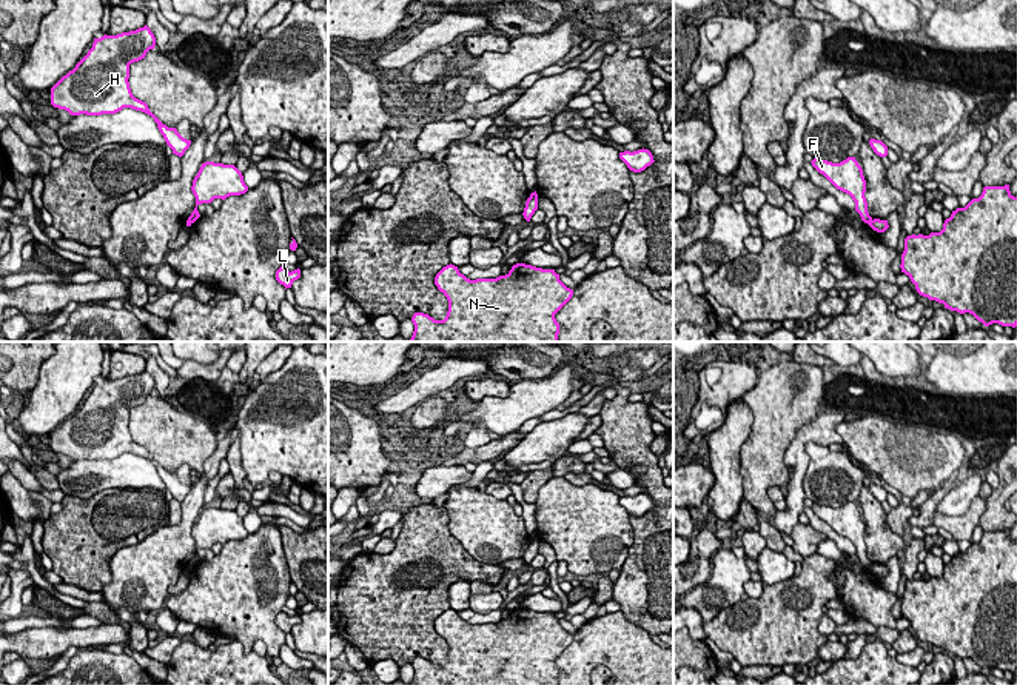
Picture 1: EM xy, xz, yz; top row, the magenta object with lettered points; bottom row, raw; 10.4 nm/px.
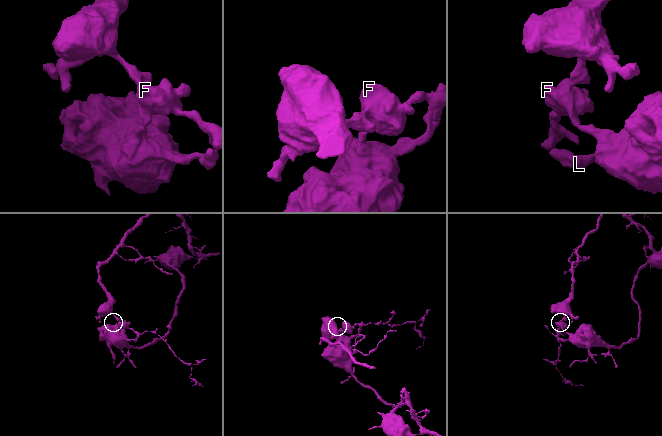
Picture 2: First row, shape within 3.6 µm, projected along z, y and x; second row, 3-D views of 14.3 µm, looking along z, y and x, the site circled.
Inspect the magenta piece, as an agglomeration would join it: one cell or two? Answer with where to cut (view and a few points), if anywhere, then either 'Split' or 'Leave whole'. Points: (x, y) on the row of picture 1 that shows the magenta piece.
Split along yz (872, 220), (868, 223). Split

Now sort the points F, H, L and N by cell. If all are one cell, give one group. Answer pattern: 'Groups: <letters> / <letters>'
Groups: F H / L N

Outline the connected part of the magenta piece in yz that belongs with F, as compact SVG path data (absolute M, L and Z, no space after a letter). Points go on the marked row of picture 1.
M848 157L840 163L814 159L812 166L823 174L837 189L849 194L855 202L855 211L864 223L871 223L872 217L868 212L868 202L864 197L866 180L863 169L855 157Z

